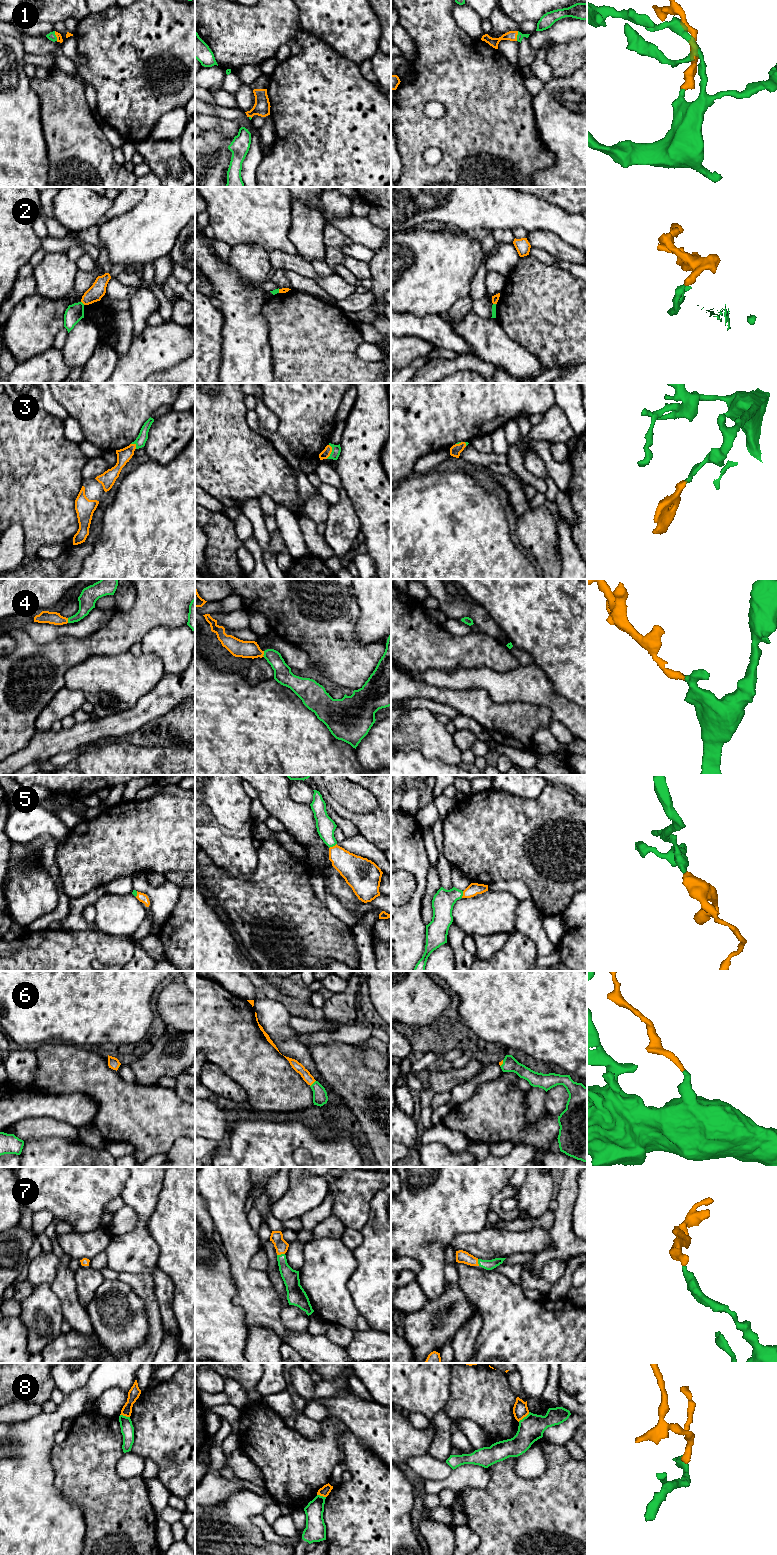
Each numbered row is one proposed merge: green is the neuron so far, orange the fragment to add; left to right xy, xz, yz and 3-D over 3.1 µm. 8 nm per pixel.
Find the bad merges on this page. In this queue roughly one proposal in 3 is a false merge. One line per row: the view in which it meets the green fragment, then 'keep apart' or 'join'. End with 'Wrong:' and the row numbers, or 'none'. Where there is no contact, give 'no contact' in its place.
1: contact in yz; join
2: contact in xy; keep apart
3: contact in xz; join
4: contact in xz; join
5: contact in xz; join
6: contact in xz; join
7: contact in xz; join
8: contact in yz; keep apart
Wrong: 2, 8

